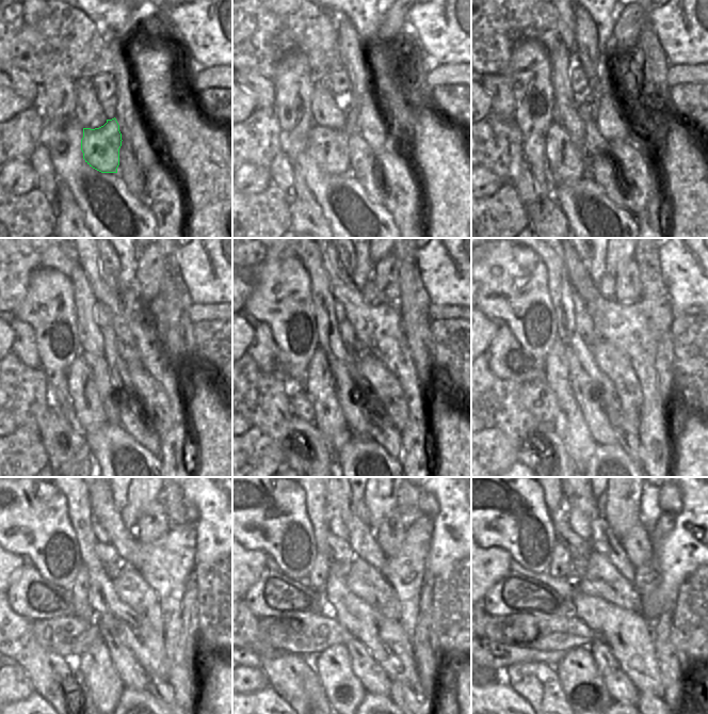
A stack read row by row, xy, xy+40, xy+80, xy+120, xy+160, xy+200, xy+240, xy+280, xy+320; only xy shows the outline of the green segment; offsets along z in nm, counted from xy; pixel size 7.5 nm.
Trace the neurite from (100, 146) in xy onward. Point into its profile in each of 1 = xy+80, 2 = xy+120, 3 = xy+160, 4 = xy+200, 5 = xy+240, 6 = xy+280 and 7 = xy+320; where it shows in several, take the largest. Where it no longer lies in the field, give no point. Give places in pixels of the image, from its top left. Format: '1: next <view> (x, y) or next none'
1: next xy+80 (567, 163)
2: next xy+120 (90, 415)
3: next xy+160 (330, 421)
4: next xy+200 (569, 425)
5: next xy+240 (95, 665)
6: next xy+280 (344, 692)
7: next xy+320 (584, 688)

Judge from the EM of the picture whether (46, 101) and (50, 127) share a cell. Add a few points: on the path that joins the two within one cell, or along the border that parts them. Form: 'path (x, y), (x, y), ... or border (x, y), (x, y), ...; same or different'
border (73, 113), (66, 116), (43, 120); different

